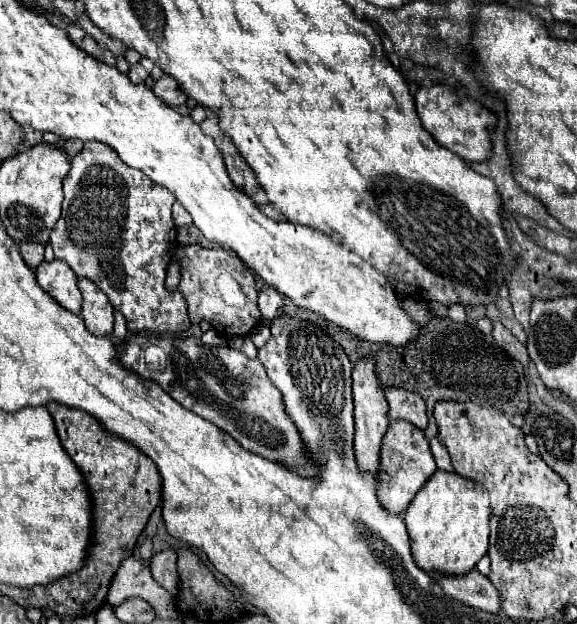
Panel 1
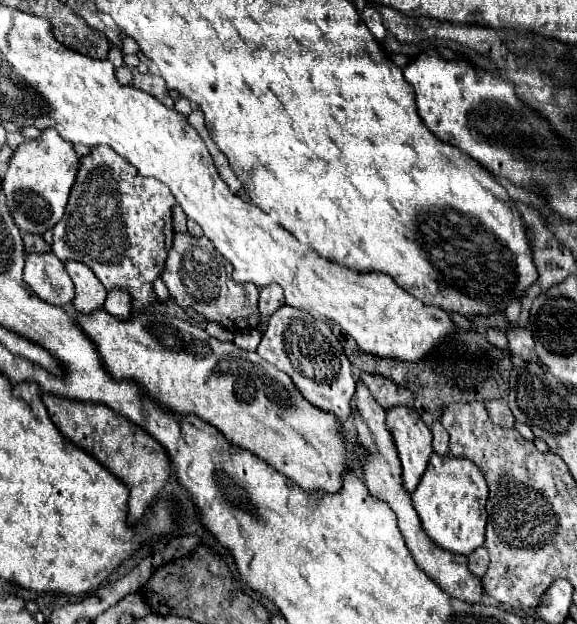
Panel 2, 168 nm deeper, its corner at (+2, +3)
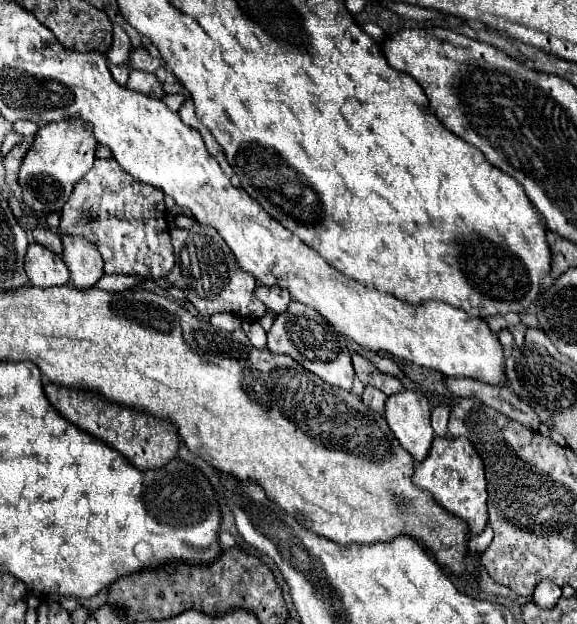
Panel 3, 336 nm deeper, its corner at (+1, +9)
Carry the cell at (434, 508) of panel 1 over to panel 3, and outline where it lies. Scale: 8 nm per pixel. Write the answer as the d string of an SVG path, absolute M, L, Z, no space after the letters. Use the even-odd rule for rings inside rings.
M435 437L427 459L415 467L413 483L419 489L429 491L445 511L463 519L469 525L469 537L483 533L483 529L487 527L487 481L483 461L467 437Z

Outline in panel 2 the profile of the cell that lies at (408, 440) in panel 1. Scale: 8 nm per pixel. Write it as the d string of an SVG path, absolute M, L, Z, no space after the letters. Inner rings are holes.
M410 405L390 407L386 425L392 433L402 463L402 481L406 485L406 491L412 493L432 455L432 431L426 427L418 411Z

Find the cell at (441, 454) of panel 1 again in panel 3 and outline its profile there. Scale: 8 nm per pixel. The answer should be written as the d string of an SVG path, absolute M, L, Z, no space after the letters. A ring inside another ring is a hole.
M439 405L439 407L433 409L433 413L431 413L431 425L433 425L433 431L439 437L447 435L447 419L449 419L449 409L445 405Z

